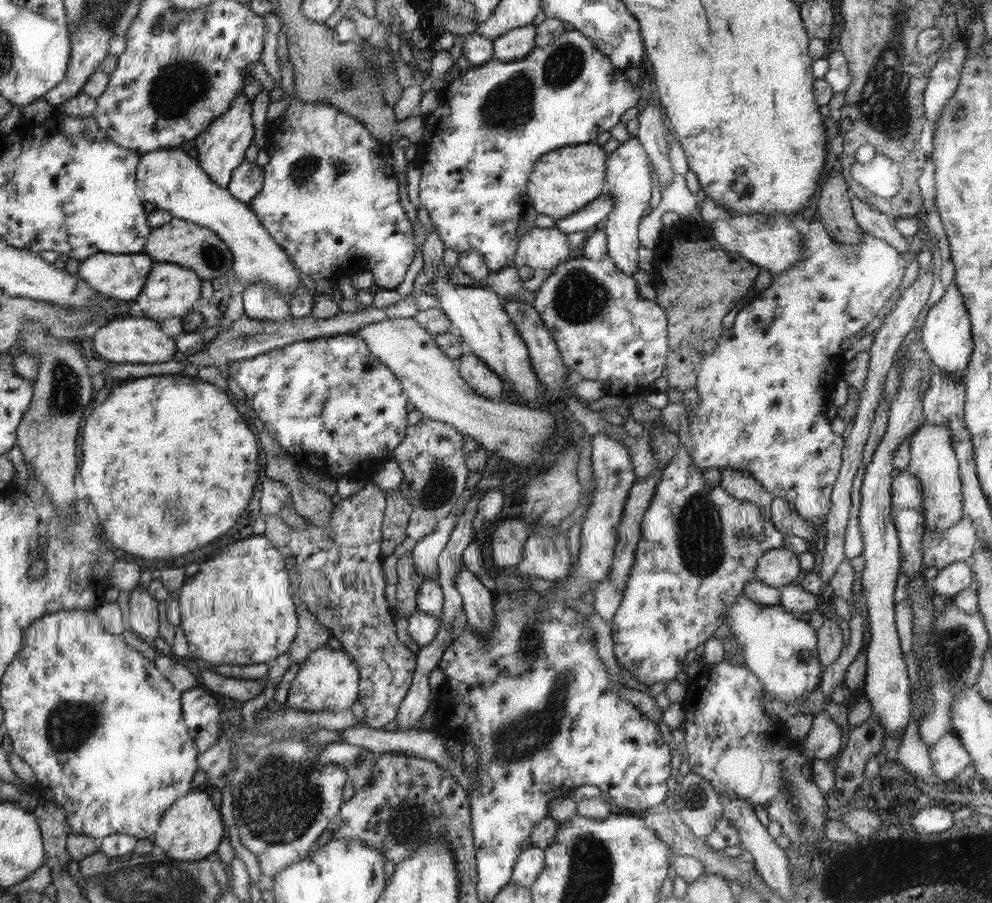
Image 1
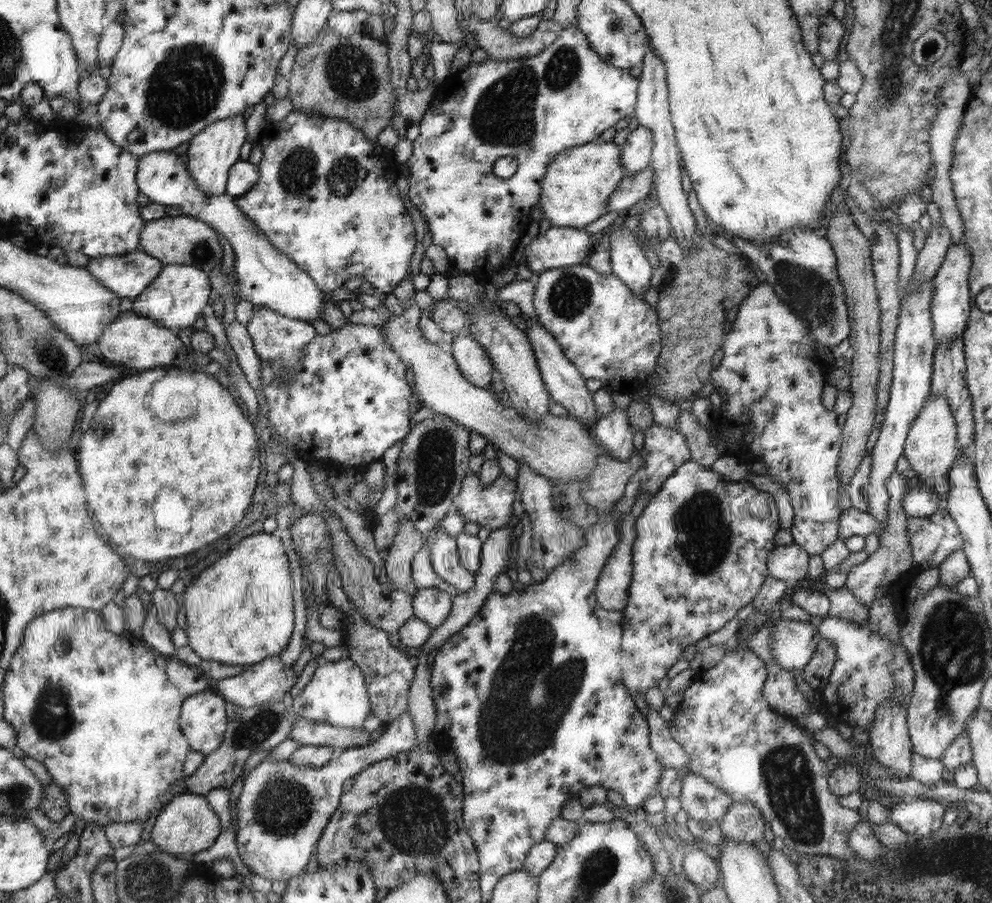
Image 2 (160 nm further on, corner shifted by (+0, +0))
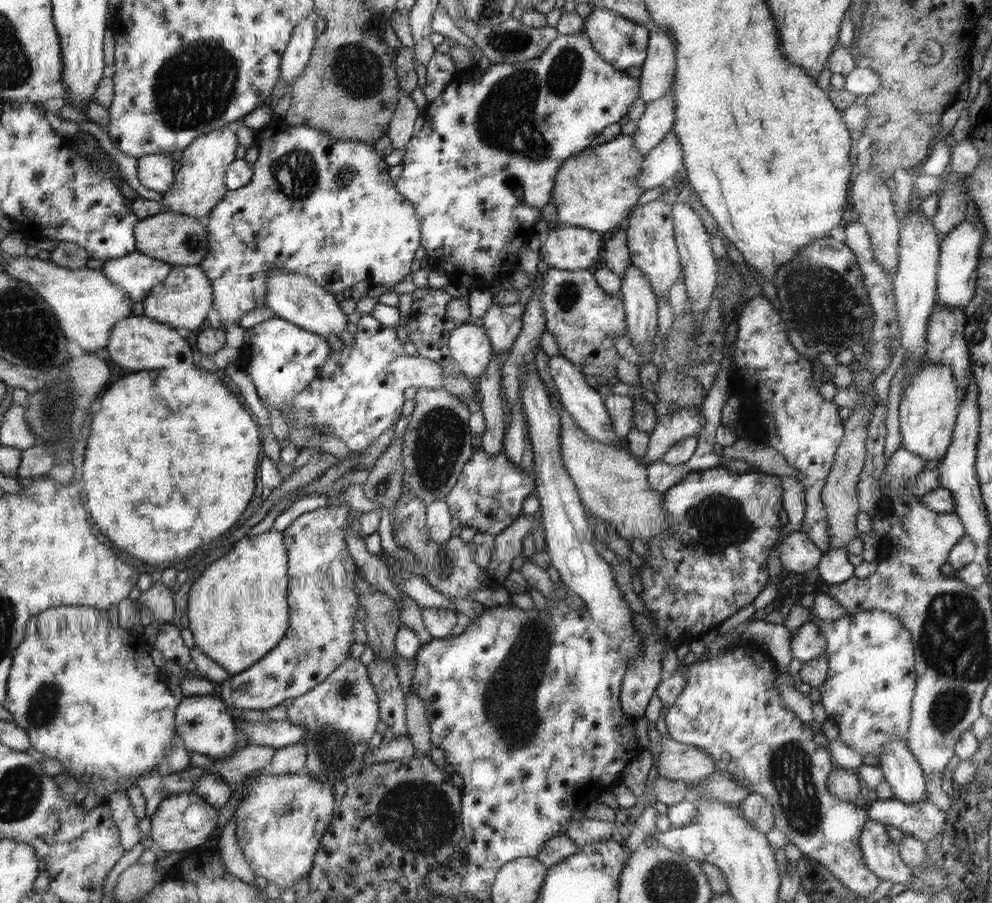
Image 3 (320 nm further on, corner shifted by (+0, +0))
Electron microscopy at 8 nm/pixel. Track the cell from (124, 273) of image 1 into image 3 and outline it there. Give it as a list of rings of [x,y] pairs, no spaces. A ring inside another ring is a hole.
[[[137,250],[105,262],[101,271],[130,294],[133,302],[145,300],[150,289],[161,285],[173,267],[170,263],[162,262],[162,259]]]

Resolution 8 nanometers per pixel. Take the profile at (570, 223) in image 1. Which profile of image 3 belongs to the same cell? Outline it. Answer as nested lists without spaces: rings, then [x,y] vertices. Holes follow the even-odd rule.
[[[676,135],[662,139],[643,160],[643,170],[637,183],[643,192],[664,185],[684,169],[684,153]]]

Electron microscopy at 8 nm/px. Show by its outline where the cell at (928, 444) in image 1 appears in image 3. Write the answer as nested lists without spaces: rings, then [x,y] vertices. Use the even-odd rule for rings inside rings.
[[[926,363],[911,376],[899,407],[901,444],[926,462],[942,460],[953,437],[958,409],[961,404],[957,378],[946,364]]]

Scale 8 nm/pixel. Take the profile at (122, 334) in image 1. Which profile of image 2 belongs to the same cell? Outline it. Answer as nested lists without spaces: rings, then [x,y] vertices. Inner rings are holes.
[[[122,312],[97,343],[106,360],[142,370],[110,388],[108,396],[100,402],[100,410],[96,410],[88,432],[73,446],[75,454],[78,450],[77,463],[82,462],[82,478],[86,478],[85,491],[90,494],[89,508],[94,510],[98,534],[111,545],[120,546],[124,554],[144,562],[178,558],[218,540],[244,518],[258,486],[260,446],[252,422],[213,375],[176,363],[176,356],[186,354],[186,346],[169,328],[134,312]],[[162,366],[170,368],[160,374],[152,386],[148,374],[152,368]]]

